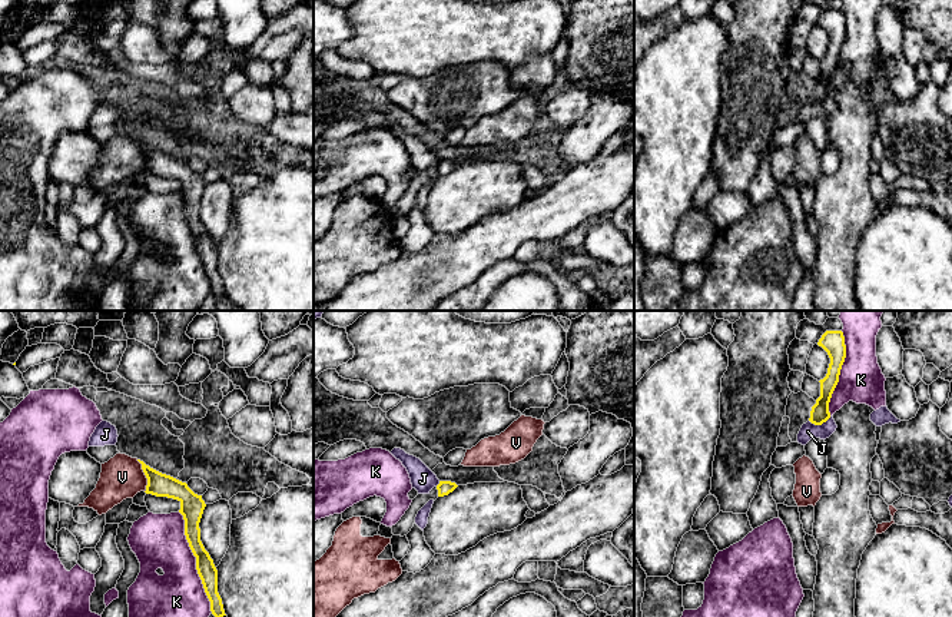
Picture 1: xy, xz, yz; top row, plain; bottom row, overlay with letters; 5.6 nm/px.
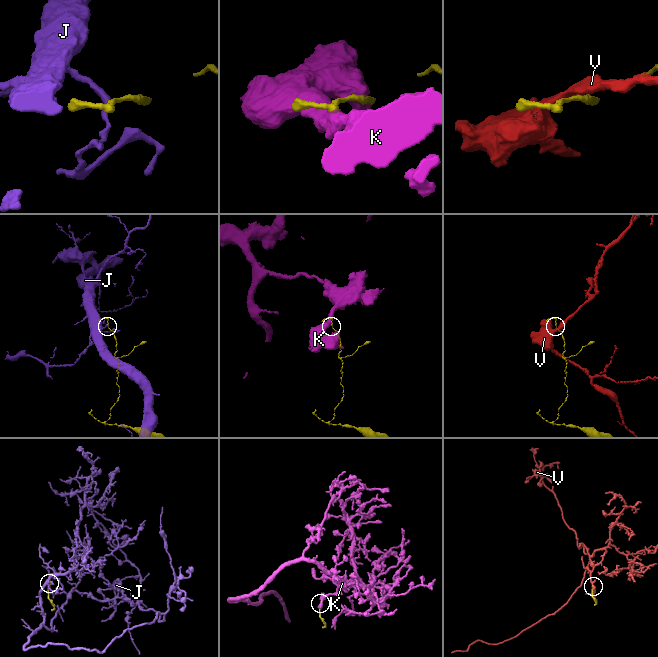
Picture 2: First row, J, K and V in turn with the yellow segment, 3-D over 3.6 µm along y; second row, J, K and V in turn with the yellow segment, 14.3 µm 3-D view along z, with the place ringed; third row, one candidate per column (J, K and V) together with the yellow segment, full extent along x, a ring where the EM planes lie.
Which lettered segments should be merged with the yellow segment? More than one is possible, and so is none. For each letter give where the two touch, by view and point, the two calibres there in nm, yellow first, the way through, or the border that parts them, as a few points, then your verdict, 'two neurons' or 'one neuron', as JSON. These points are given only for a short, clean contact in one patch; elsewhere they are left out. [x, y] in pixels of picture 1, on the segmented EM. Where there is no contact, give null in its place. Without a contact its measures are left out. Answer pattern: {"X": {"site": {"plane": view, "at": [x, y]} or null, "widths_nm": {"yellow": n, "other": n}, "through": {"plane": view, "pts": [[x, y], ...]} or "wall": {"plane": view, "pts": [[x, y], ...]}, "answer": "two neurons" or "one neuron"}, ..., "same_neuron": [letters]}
{"J": {"site": {"plane": "yz", "at": [819, 424]}, "widths_nm": {"yellow": 110, "other": 90}, "wall": {"plane": "yz", "pts": [[831, 417], [821, 424], [809, 421]]}, "answer": "two neurons"}, "K": {"site": {"plane": "xy", "at": [196, 561]}, "widths_nm": {"yellow": 110, "other": 300}, "answer": "two neurons"}, "V": {"site": {"plane": "xy", "at": [145, 474]}, "widths_nm": {"yellow": 130, "other": 240}, "wall": {"plane": "xy", "pts": [[136, 460], [146, 478], [145, 491]]}, "answer": "two neurons"}, "same_neuron": []}

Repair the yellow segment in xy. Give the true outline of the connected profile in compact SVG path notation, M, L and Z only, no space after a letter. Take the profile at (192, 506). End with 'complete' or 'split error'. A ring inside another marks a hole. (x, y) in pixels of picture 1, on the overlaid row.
M140 460L137 461L142 464L142 470L147 478L147 485L145 491L146 494L167 497L180 502L179 512L183 515L185 520L185 535L193 555L196 557L196 570L202 580L205 593L210 601L210 611L215 617L226 616L222 598L218 593L218 570L200 541L199 523L206 507L202 495L195 494L186 482L162 474L150 468Z | complete

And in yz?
M826 331L819 339L817 345L827 352L830 364L826 376L819 381L820 397L816 399L816 404L812 407L809 421L815 425L822 425L830 418L829 402L839 382L840 369L846 358L846 345L845 345L843 332Z | complete

